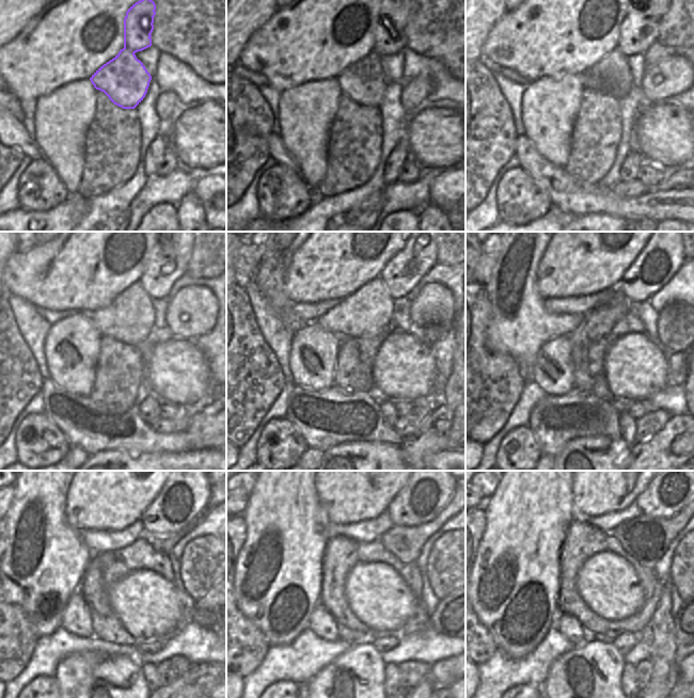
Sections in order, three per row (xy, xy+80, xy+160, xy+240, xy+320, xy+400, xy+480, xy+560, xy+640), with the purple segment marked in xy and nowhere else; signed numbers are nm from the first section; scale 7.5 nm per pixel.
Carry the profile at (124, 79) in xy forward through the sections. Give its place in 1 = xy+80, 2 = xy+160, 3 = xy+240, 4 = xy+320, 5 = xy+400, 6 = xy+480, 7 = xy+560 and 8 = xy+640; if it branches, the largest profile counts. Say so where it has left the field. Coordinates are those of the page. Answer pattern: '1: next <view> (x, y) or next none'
1: next xy+80 (364, 82)
2: next xy+160 (640, 27)
3: next xy+240 (170, 260)
4: next xy+320 (405, 270)
5: next xy+400 (663, 254)
6: next xy+480 (184, 496)
7: next xy+560 (426, 492)
8: next xy+640 (667, 492)

